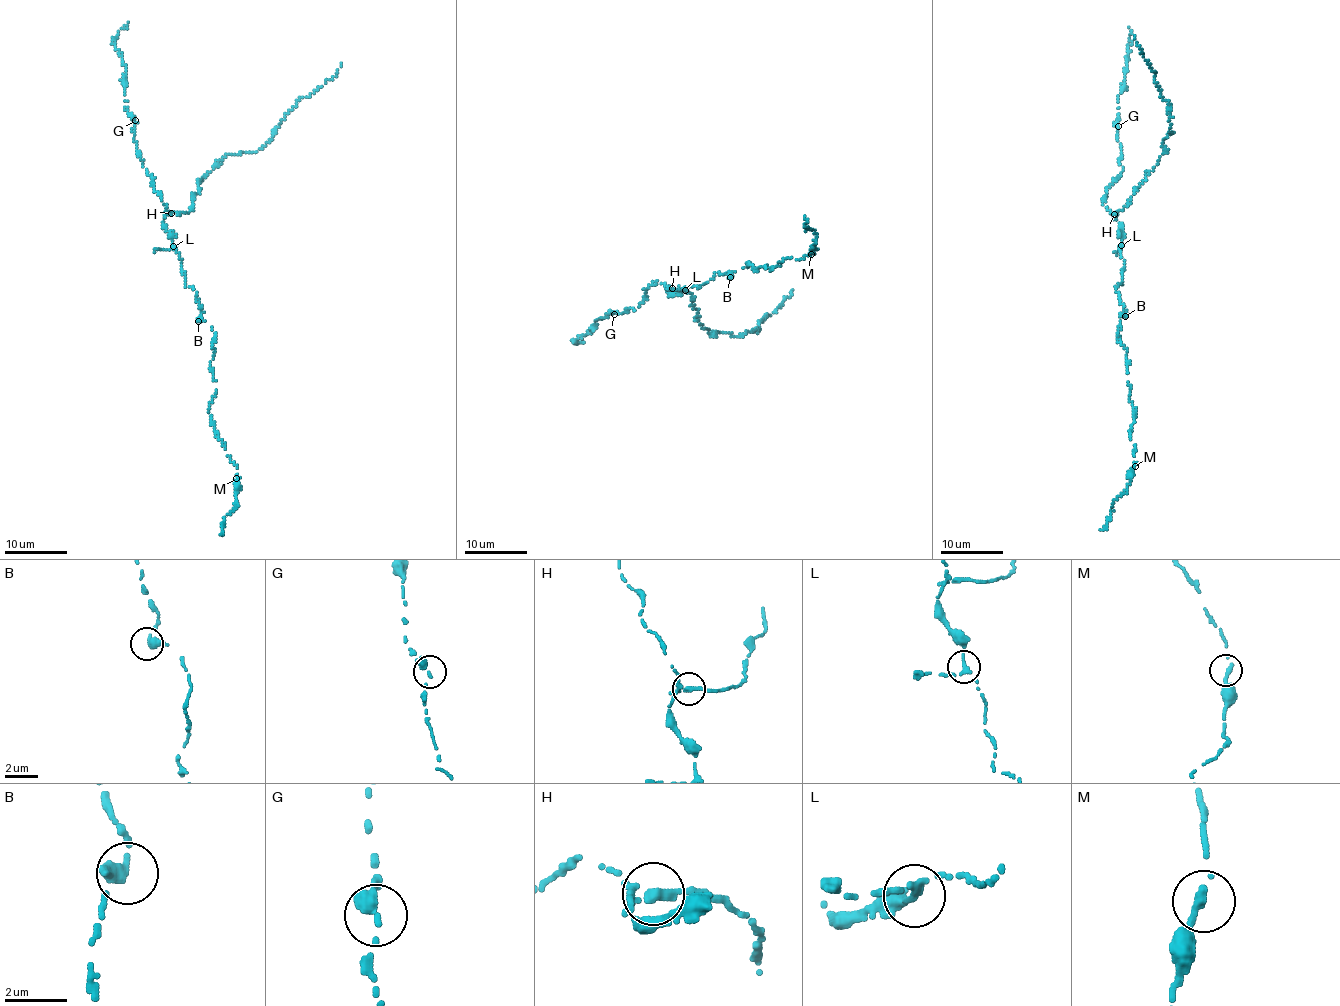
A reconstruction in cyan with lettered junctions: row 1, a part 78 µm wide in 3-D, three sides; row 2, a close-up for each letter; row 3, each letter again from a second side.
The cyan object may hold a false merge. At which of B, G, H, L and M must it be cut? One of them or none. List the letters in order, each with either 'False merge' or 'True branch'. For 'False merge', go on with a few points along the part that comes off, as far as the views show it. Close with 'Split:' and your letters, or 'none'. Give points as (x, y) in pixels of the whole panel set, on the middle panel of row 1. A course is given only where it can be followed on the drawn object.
B: True branch
G: True branch
H: True branch
L: True branch
M: True branch
Split: none

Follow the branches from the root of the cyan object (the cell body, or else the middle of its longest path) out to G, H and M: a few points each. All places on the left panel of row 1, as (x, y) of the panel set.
G: (181, 266), (173, 237), (164, 223), (167, 207), (153, 188), (144, 161), (138, 158), (135, 120)
H: (181, 266), (173, 237), (164, 223), (163, 217), (170, 212)
M: (181, 266), (202, 309), (200, 319), (215, 332), (209, 413), (236, 478)

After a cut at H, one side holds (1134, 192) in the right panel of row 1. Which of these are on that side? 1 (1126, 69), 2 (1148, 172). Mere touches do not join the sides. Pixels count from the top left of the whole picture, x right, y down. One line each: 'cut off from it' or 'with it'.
1: cut off from it
2: with it

